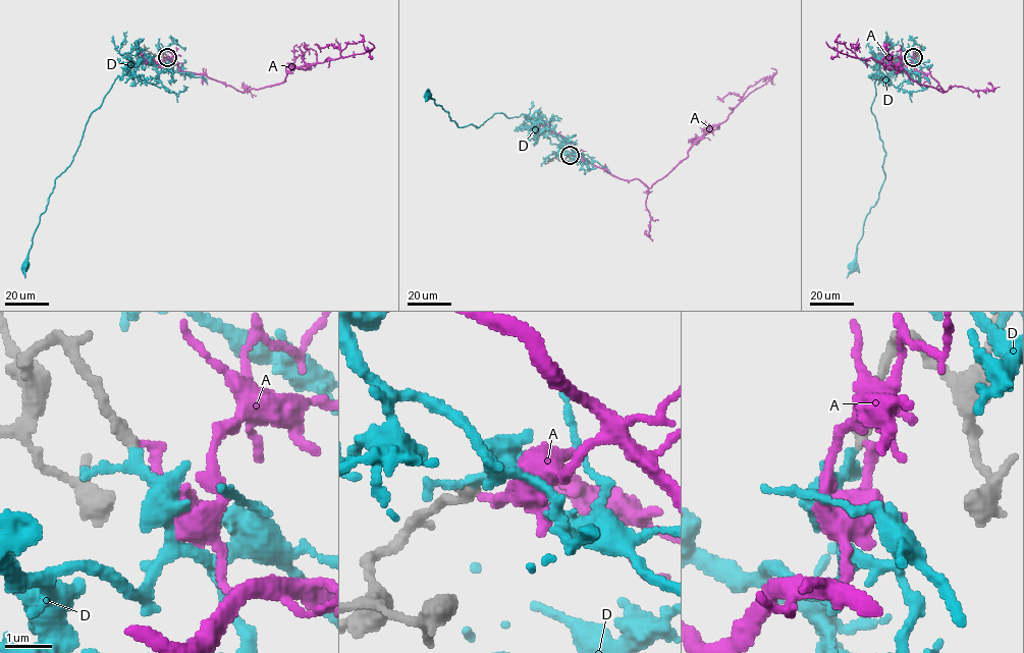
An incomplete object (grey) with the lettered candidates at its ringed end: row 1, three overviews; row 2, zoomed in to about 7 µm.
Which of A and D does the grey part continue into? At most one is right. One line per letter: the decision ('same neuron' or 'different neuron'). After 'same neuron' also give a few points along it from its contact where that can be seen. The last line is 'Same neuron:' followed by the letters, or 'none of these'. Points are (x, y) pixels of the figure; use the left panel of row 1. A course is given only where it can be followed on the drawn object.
A: different neuron
D: same neuron | via (167, 57), (168, 63), (140, 61), (135, 73), (118, 76), (89, 117), (24, 264)
Same neuron: D

